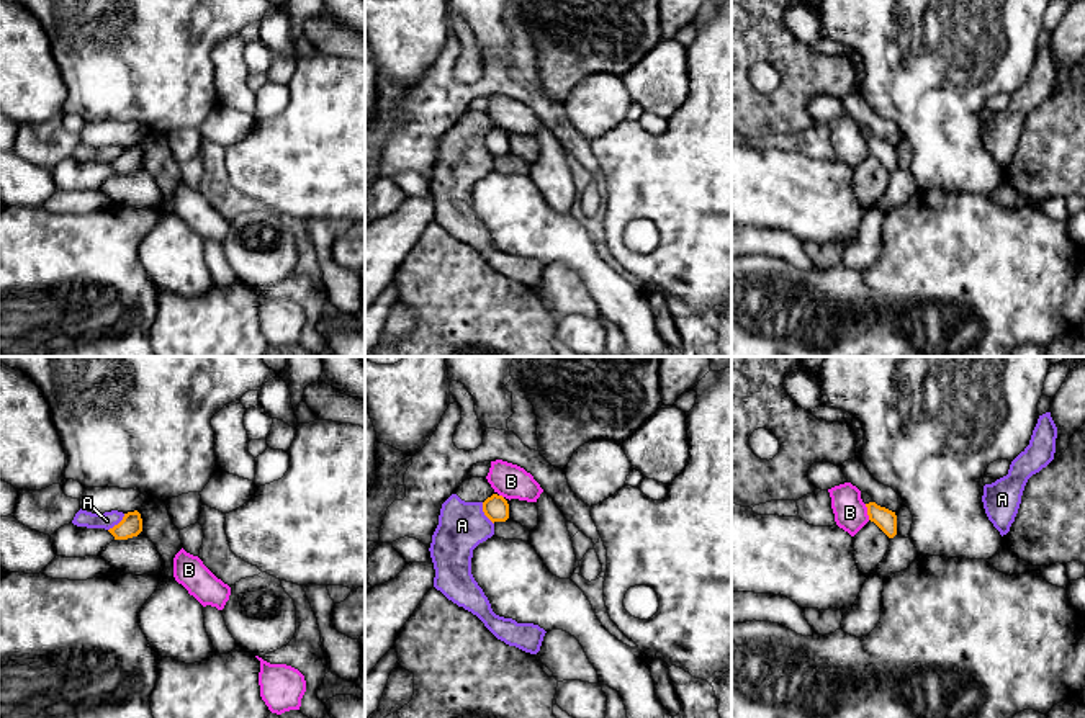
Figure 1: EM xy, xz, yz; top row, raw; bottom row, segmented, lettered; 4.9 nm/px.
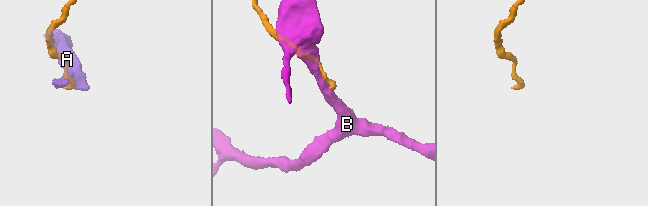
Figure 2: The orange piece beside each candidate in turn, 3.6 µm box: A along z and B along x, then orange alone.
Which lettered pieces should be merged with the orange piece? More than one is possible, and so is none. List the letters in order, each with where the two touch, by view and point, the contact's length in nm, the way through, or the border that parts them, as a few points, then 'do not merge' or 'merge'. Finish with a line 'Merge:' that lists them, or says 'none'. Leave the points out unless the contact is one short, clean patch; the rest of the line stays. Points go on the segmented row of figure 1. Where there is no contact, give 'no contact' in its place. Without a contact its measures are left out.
A: meets orange in xz at (485, 514); contact 130 nm long; border along xz (481, 502), (483, 514), (493, 524); do not merge
B: meets orange in yz at (868, 512); contact 80 nm long; do not merge
Merge: none

